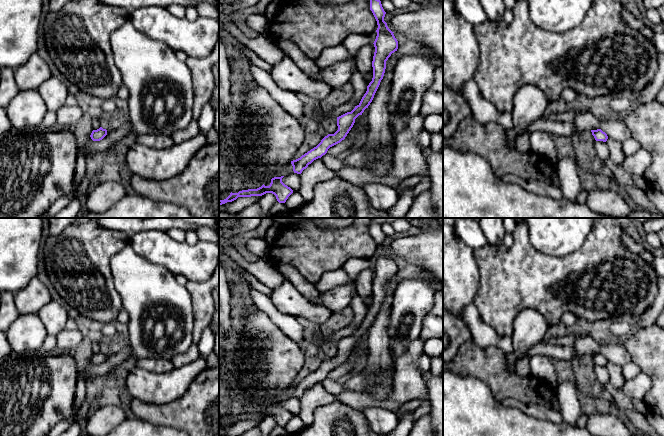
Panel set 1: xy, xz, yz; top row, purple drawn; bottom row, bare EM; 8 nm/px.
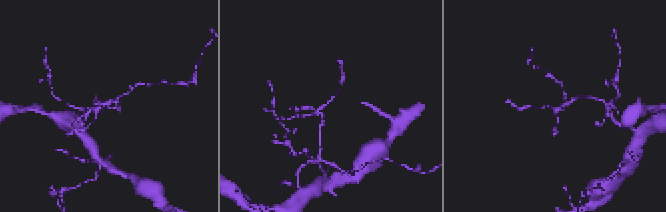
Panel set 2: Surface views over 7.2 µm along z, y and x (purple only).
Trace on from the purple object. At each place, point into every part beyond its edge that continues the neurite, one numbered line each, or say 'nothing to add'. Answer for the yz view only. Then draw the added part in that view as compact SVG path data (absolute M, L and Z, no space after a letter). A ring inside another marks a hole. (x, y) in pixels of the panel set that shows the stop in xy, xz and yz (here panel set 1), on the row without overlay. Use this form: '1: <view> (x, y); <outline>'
nothing to add

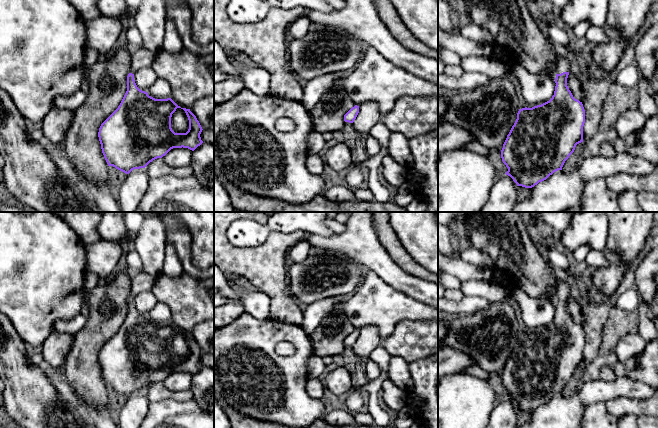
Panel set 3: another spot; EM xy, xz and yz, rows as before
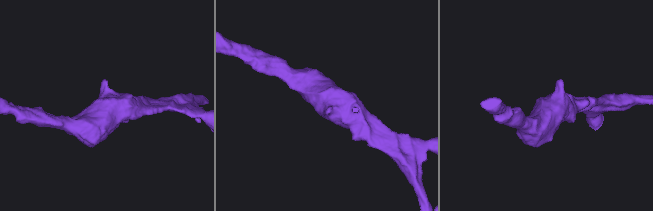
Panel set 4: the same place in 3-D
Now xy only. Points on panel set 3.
1: xy (142, 281); M145 271L138 272L132 278L131 294L130 297L134 298L137 294L143 291L152 291L156 282L156 278L149 275Z

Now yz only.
1: yz (563, 289); M559 278L557 279L556 290L557 290L557 294L556 294L557 298L561 298L563 296L569 296L570 287L569 287L568 283Z

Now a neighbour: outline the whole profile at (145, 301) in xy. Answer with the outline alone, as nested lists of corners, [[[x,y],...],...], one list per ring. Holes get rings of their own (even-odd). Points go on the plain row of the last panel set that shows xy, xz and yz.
[[[143,291],[134,297],[134,304],[137,311],[145,316],[147,316],[157,303],[158,301],[152,291]]]

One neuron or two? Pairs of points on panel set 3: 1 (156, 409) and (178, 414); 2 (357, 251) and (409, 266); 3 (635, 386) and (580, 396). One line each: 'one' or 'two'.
1: one
2: two
3: one

